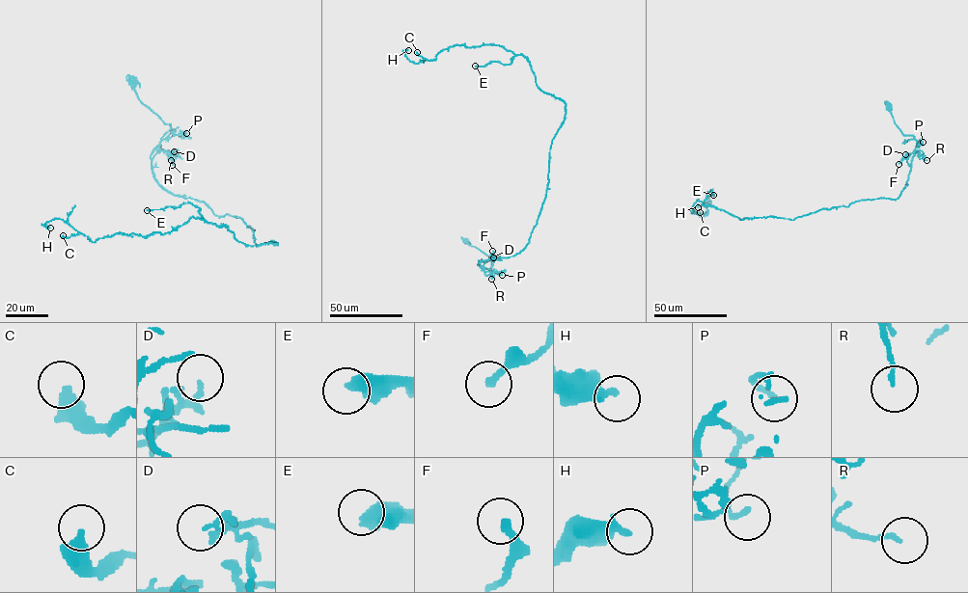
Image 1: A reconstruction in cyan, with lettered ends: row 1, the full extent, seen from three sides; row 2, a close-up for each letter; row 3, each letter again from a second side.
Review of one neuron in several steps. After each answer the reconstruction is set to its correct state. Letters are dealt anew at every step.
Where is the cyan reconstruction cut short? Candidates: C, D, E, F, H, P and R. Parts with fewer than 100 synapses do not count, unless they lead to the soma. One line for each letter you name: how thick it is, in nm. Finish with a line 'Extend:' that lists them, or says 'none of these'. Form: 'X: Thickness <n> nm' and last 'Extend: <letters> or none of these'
E: Thickness 550 nm
Extend: E

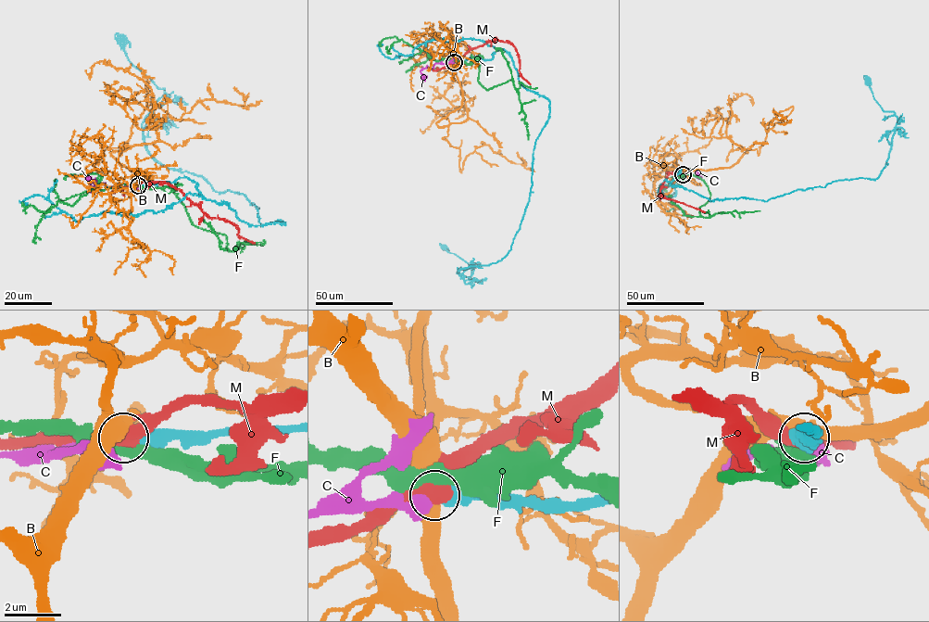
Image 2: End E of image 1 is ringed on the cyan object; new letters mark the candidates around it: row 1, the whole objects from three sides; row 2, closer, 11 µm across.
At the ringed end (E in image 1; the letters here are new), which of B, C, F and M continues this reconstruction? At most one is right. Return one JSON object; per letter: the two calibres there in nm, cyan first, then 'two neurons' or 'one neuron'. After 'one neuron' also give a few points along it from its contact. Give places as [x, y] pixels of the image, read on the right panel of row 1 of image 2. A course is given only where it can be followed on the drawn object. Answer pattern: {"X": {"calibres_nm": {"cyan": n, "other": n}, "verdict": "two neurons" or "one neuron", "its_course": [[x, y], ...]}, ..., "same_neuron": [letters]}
{"B": {"calibres_nm": {"cyan": 600, "other": 500}, "verdict": "two neurons"}, "C": {"calibres_nm": {"cyan": 550, "other": 340}, "verdict": "one neuron", "its_course": [[683, 174], [686, 175], [687, 171], [694, 169], [700, 178], [696, 177], [696, 171]]}, "F": {"calibres_nm": {"cyan": 700, "other": 500}, "verdict": "two neurons"}, "M": {"calibres_nm": {"cyan": 700, "other": 500}, "verdict": "two neurons"}, "same_neuron": ["C"]}

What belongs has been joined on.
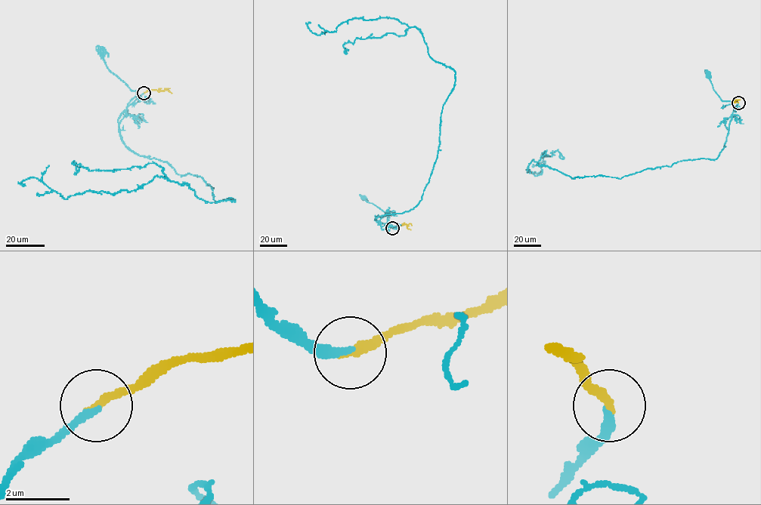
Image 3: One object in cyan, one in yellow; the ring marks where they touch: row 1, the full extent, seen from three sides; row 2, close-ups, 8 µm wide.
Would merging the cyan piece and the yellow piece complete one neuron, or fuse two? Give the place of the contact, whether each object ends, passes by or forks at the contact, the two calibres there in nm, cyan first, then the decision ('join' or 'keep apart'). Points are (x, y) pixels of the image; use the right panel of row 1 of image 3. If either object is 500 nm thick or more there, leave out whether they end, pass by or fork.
at (738, 103); cyan ends there; yellow ends there; 260 nm thick on the cyan side, 280 nm on the other; join

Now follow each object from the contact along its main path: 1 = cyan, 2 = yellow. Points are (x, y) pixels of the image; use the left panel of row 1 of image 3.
1: (143, 93), (128, 105), (137, 90), (132, 90), (107, 67), (103, 52)
2: (143, 93), (170, 88)

